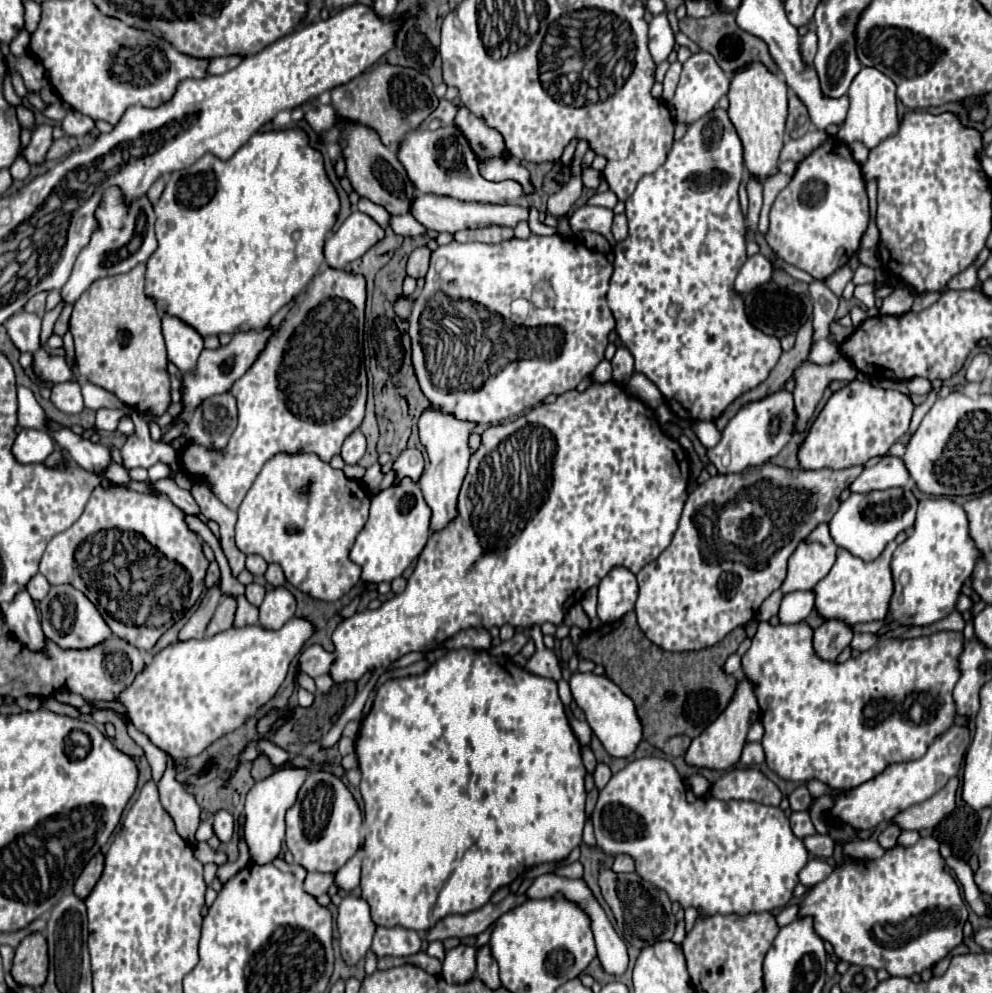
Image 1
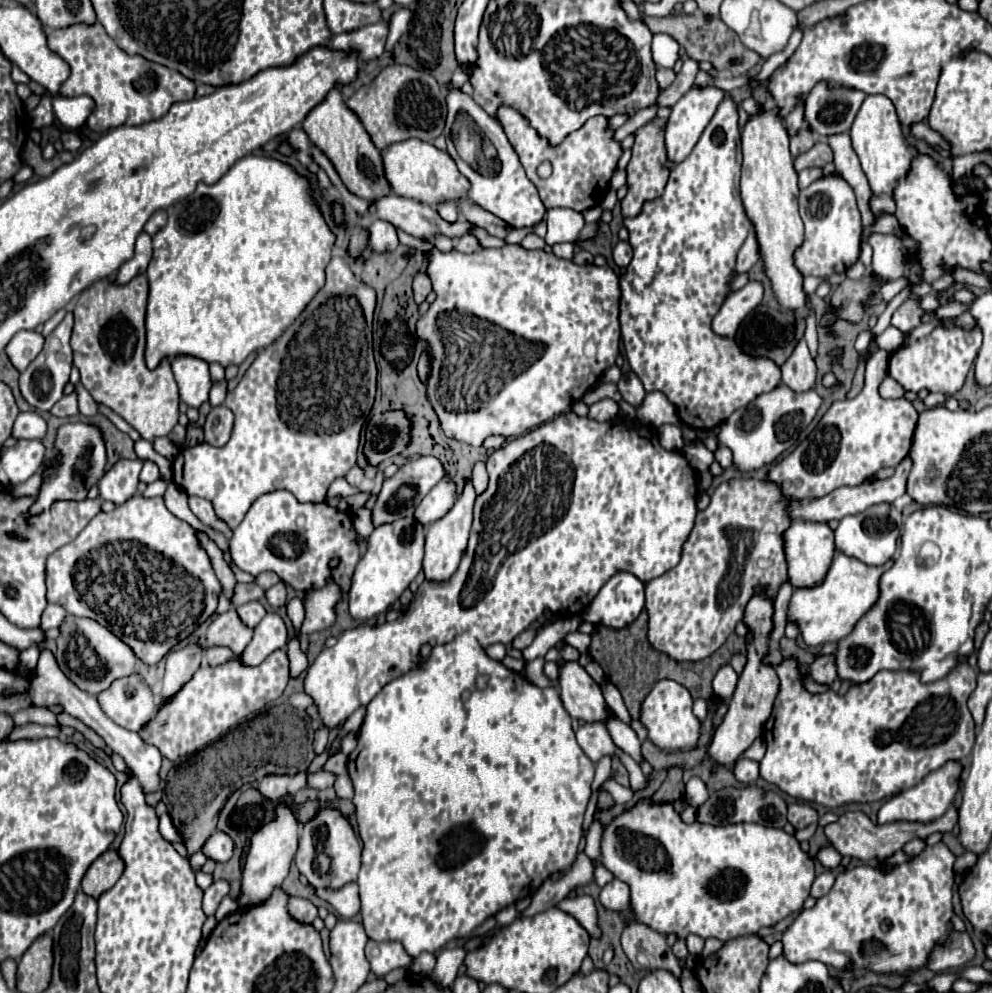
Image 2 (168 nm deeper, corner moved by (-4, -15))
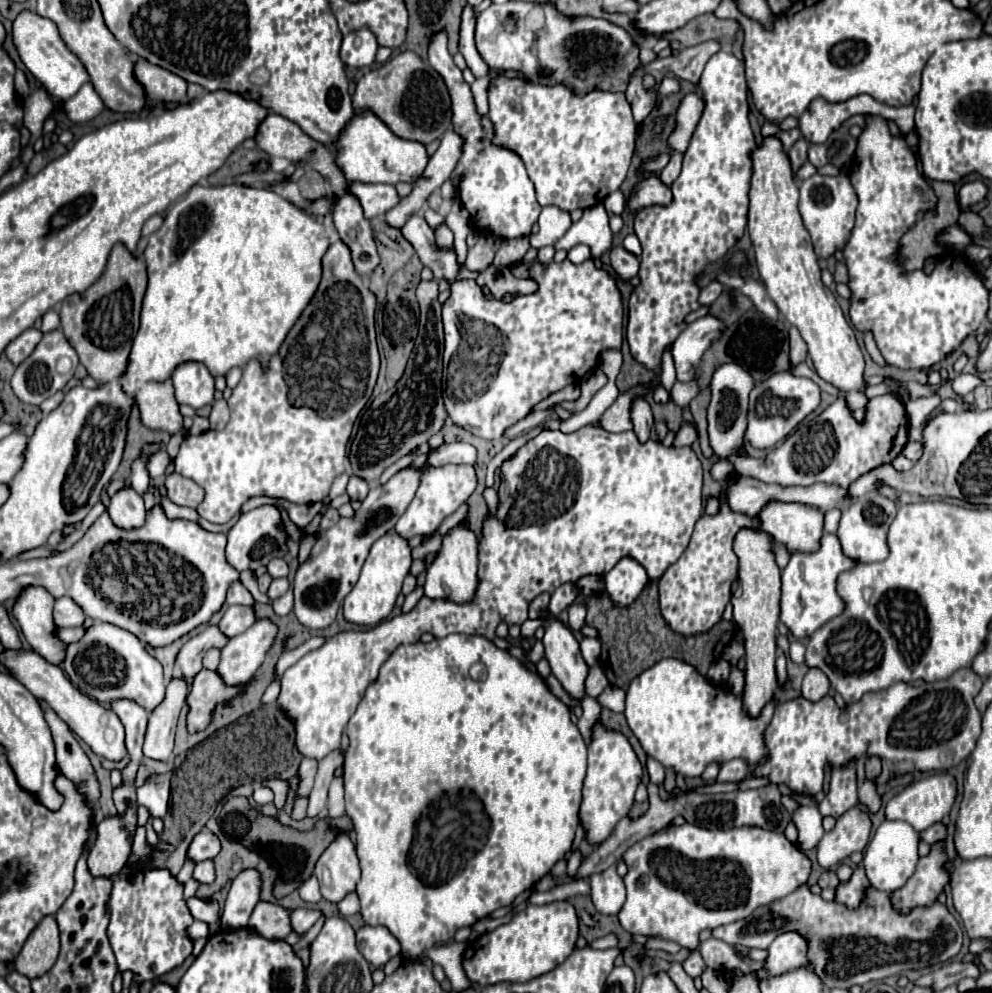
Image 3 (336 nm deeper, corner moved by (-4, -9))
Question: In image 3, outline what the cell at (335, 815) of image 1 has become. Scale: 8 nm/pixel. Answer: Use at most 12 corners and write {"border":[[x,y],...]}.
{"border":[[338,833],[314,869],[322,897],[340,903],[356,889],[354,845]]}

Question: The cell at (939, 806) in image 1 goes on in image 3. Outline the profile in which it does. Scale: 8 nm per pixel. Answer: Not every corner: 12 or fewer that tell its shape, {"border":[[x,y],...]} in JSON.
{"border":[[860,807],[838,817],[816,845],[824,869],[864,851],[870,817]]}

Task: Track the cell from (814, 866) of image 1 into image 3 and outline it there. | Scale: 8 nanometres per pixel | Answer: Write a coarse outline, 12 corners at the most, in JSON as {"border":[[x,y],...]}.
{"border":[[834,869],[822,873],[818,885],[822,889],[836,888],[840,879],[836,877]]}

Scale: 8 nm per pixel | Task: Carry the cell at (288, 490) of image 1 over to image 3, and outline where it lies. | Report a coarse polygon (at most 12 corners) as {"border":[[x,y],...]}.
{"border":[[274,505],[244,513],[228,531],[226,561],[256,571],[284,557],[286,531]]}

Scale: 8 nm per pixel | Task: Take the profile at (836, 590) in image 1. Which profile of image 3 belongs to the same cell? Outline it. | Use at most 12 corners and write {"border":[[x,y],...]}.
{"border":[[836,535],[782,569],[780,622],[796,639],[842,613]]}

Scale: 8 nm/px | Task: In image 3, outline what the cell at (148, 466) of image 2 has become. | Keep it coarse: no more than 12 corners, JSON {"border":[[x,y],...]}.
{"border":[[166,451],[150,457],[150,477],[160,481],[172,459]]}

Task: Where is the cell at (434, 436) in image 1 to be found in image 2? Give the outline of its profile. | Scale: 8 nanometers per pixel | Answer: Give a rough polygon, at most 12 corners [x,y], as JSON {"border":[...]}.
{"border":[[466,479],[454,507],[426,529],[424,573],[446,581],[458,569],[472,525]]}

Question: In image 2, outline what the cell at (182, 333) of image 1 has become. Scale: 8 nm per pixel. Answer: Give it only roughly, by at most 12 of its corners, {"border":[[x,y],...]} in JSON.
{"border":[[174,355],[170,365],[186,405],[208,401],[212,381],[206,361]]}

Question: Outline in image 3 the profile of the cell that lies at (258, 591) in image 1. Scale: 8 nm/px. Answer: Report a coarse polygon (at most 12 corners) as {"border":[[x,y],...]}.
{"border":[[232,605],[218,629],[226,637],[244,633],[254,621],[254,609]]}

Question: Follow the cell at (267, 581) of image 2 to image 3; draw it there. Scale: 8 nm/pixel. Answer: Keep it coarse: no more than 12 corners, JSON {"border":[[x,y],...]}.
{"border":[[272,559],[268,573],[272,577],[288,577],[284,559]]}

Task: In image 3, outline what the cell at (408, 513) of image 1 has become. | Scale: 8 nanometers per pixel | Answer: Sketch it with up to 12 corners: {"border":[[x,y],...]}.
{"border":[[386,533],[370,549],[344,619],[366,627],[394,609],[410,547]]}

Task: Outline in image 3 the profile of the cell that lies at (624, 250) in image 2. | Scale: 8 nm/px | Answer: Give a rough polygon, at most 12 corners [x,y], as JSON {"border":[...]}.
{"border":[[612,247],[610,265],[624,281],[636,277],[640,261]]}

